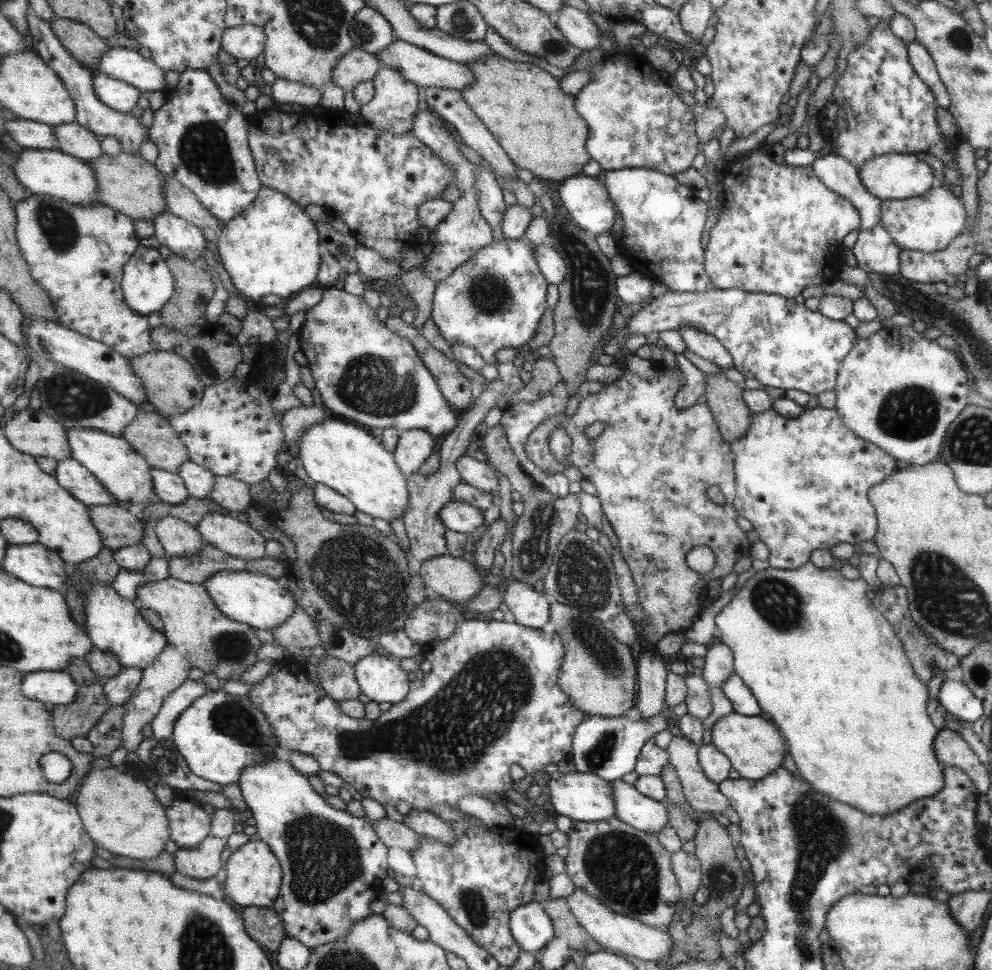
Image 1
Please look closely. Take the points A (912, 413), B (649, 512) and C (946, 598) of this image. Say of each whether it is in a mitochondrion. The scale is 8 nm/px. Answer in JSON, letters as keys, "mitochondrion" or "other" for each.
{"A":"mitochondrion","B":"other","C":"mitochondrion"}

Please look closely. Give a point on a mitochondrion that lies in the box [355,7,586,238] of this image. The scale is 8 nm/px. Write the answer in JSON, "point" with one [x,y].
{"point":[554,48]}

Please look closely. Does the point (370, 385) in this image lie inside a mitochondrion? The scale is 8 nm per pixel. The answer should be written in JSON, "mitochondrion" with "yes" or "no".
{"mitochondrion":"yes"}

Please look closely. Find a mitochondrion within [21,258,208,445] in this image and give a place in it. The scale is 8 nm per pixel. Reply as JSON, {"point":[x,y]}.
{"point":[69,396]}

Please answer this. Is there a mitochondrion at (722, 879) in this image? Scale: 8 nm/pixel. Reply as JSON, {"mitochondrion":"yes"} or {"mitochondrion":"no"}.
{"mitochondrion":"yes"}

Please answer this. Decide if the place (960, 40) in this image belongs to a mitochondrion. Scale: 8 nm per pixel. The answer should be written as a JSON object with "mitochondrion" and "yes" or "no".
{"mitochondrion":"yes"}

